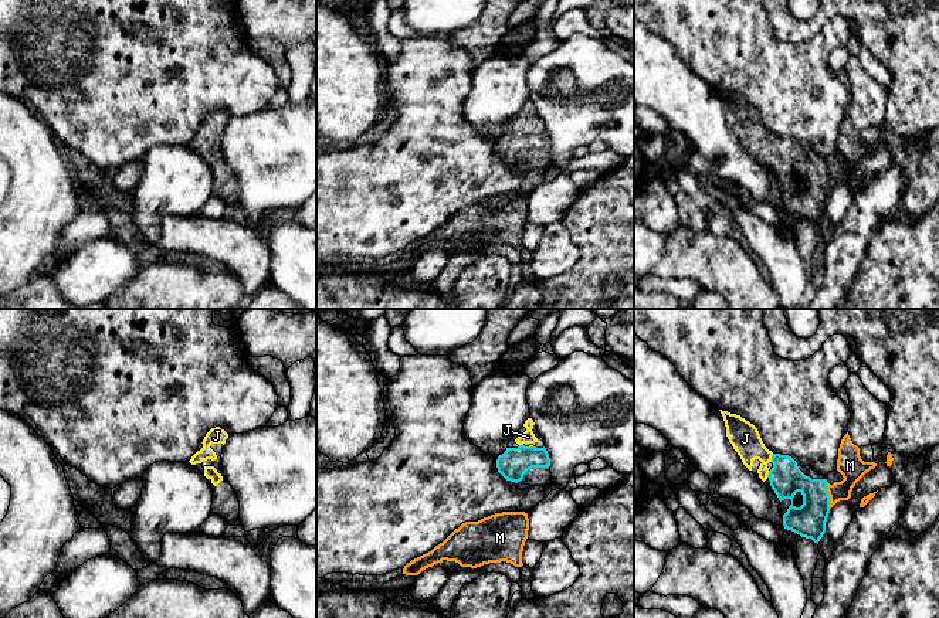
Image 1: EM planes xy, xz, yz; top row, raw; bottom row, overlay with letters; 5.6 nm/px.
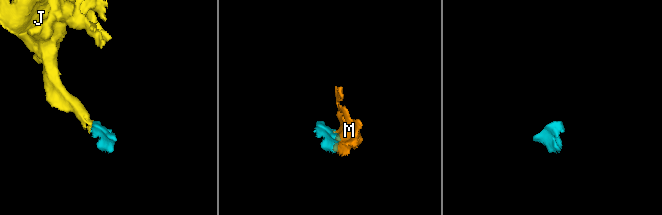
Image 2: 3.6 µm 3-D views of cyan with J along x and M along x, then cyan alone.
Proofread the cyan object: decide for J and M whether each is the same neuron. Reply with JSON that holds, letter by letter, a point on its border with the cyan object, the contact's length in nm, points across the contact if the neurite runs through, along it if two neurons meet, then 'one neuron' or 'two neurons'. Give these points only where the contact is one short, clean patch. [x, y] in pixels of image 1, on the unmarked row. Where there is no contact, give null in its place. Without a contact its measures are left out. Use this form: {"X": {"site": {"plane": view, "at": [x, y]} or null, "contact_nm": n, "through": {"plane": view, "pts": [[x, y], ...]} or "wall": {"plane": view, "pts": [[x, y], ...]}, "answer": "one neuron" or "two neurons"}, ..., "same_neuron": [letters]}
{"J": {"site": {"plane": "yz", "at": [772, 141]}, "contact_nm": 50, "through": {"plane": "yz", "pts": [[786, 162], [785, 153], [772, 141], [765, 139], [745, 121]]}, "answer": "one neuron"}, "M": {"site": {"plane": "yz", "at": [827, 177]}, "contact_nm": 150, "answer": "one neuron"}, "same_neuron": ["J", "M"]}

